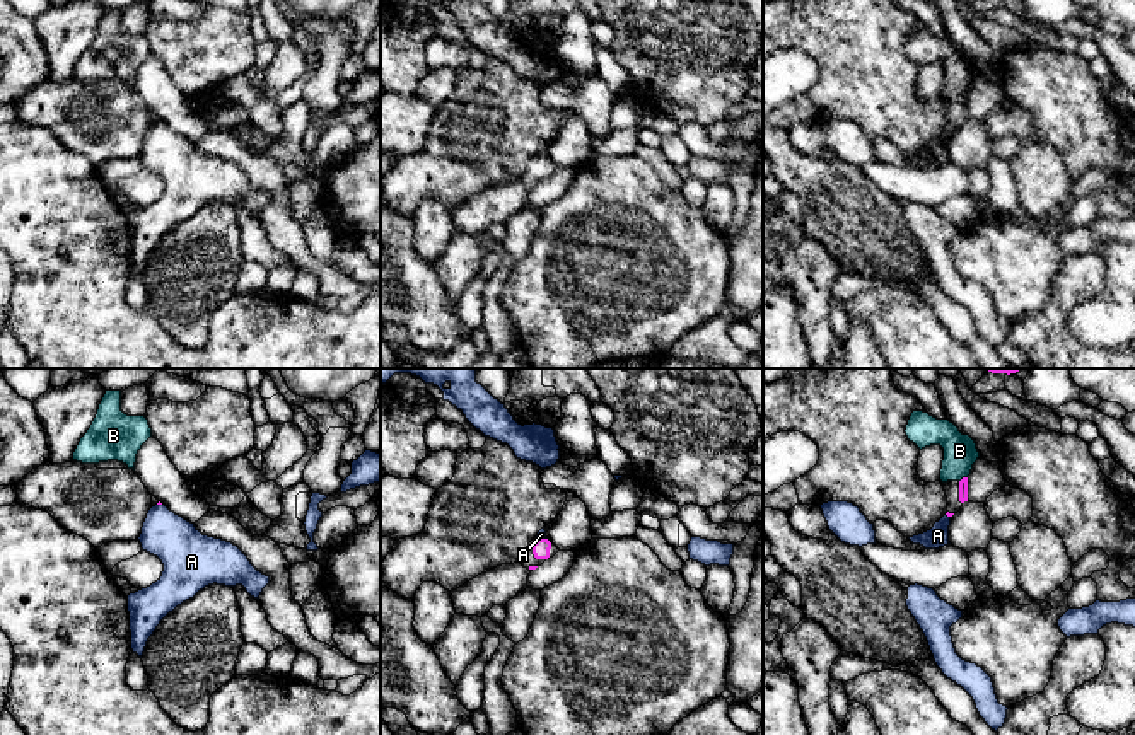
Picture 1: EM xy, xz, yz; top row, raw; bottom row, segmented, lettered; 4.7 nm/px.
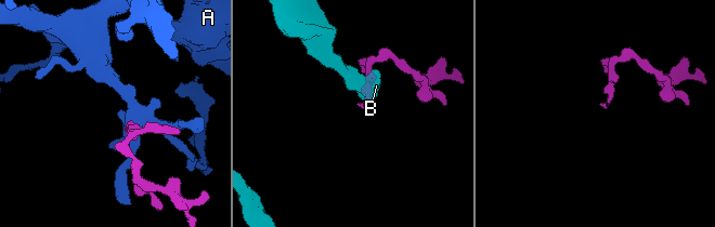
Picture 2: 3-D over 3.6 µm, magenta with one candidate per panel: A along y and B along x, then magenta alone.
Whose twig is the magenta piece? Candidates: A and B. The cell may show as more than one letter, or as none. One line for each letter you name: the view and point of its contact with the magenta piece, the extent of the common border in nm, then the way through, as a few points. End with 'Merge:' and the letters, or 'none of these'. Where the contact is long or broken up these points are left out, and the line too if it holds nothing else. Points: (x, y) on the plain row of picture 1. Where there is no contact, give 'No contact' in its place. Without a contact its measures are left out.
A: Touches magenta at xz (543, 157). Shared border 50 nm. Path across: xz (541, 166), (543, 157), (541, 152)
Merge: A

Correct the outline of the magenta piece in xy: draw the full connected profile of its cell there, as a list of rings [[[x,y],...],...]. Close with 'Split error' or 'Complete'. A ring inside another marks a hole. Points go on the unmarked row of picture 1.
[[[160,119],[148,128],[138,159],[164,182],[155,201],[128,213],[131,268],[140,276],[160,239],[205,205],[242,203],[259,218],[270,201],[237,164],[203,153]]]. Split error

